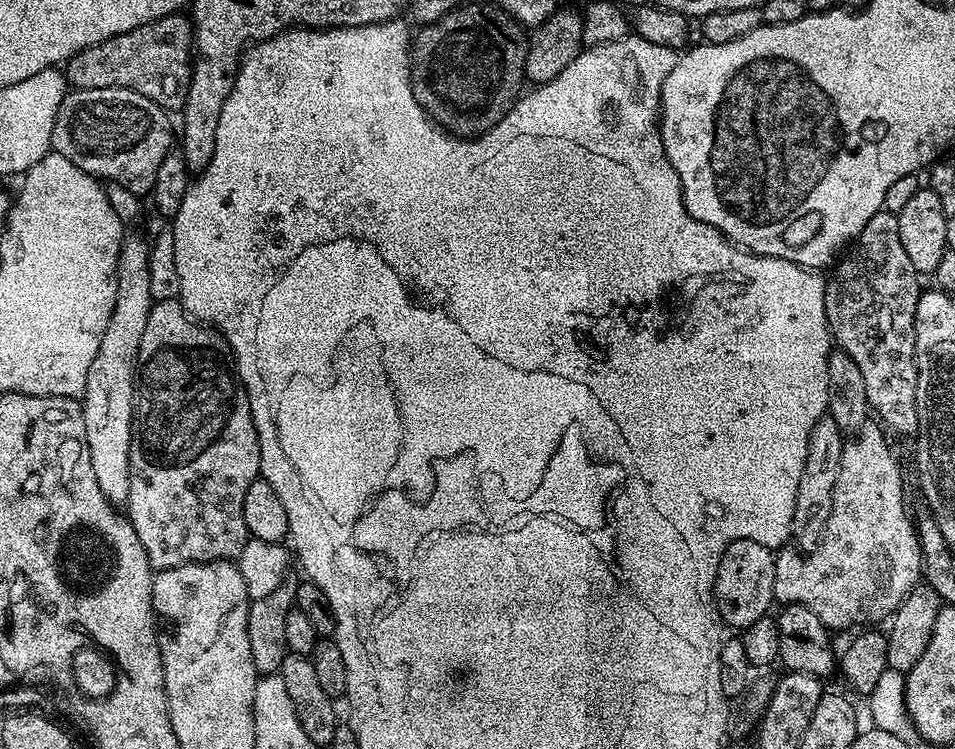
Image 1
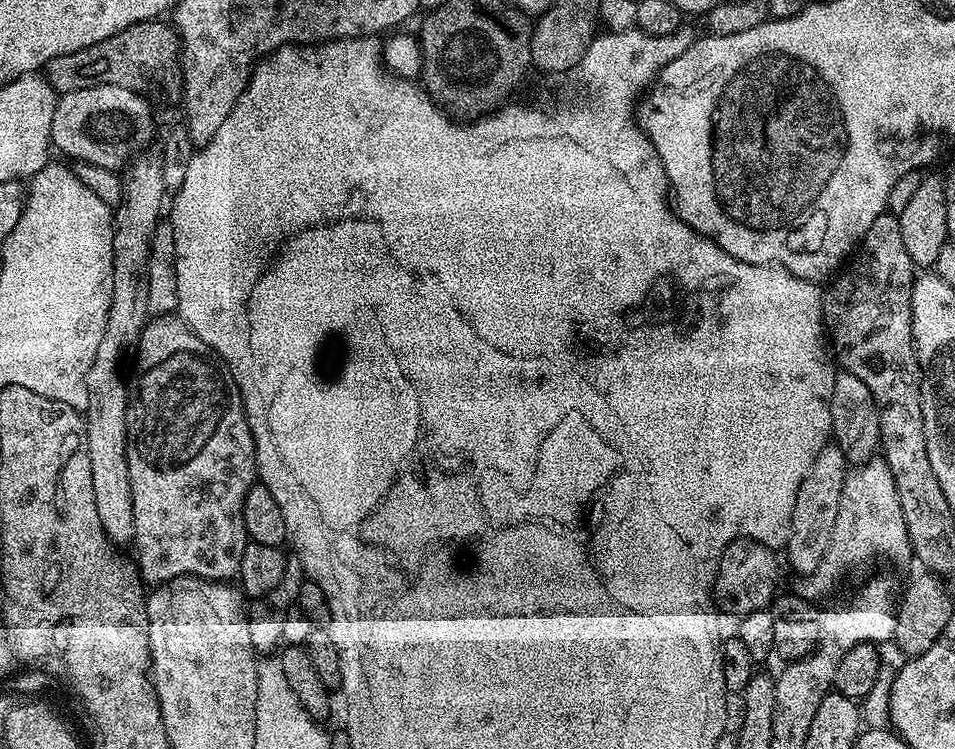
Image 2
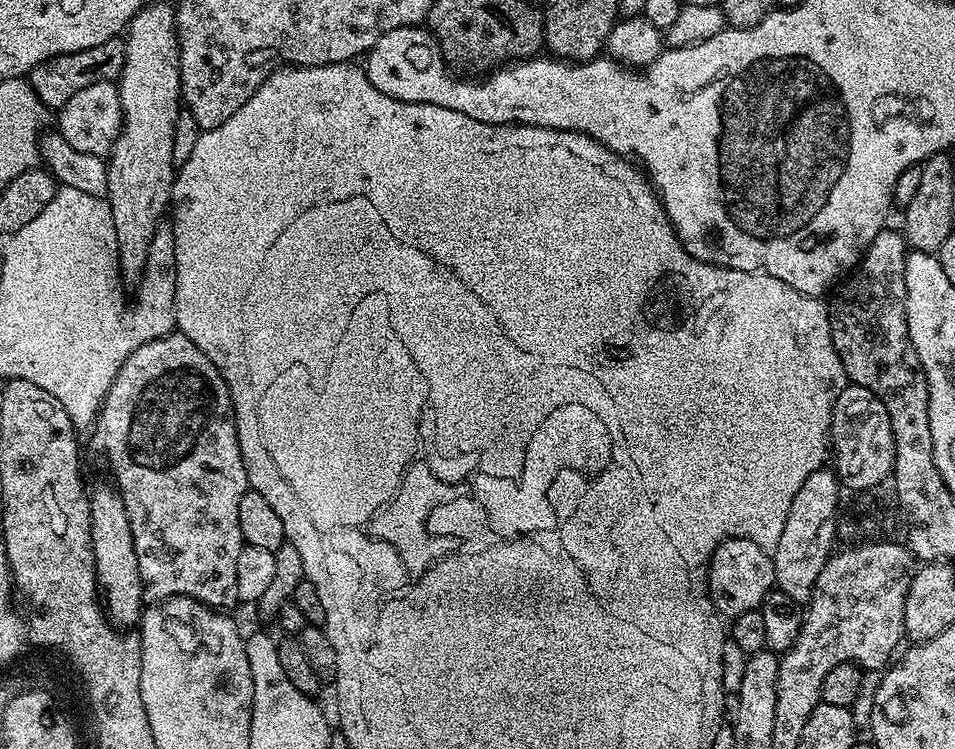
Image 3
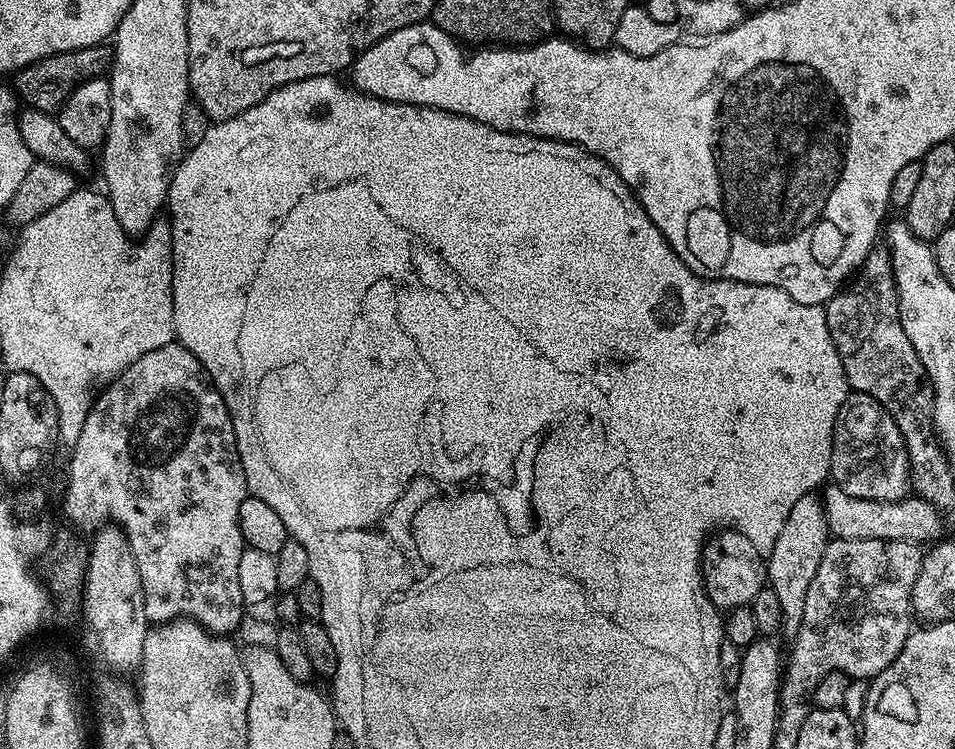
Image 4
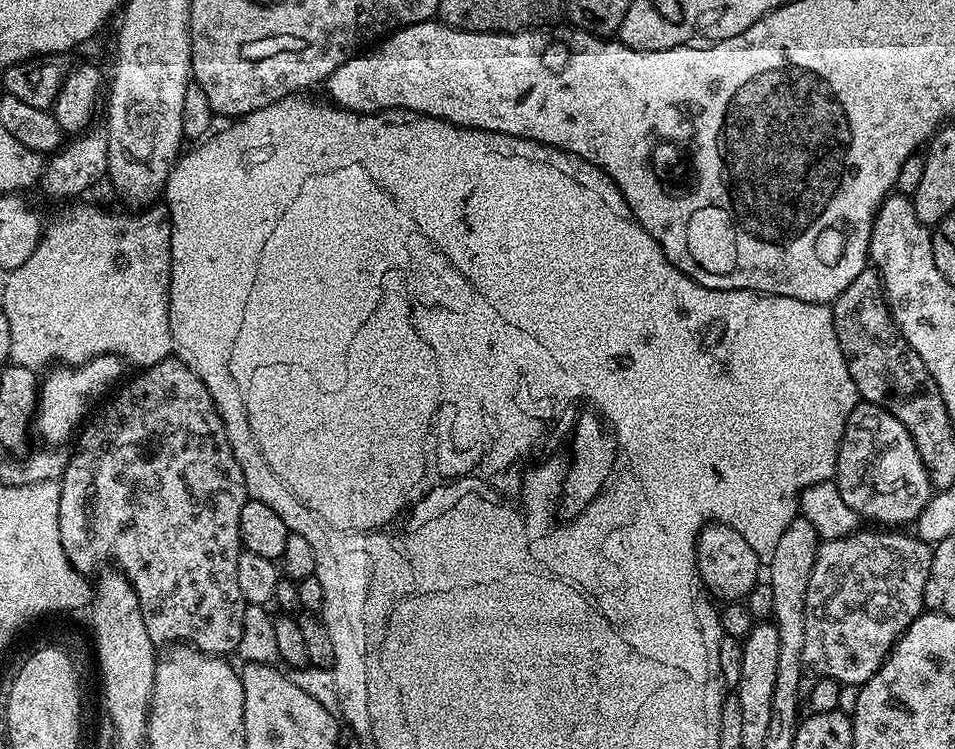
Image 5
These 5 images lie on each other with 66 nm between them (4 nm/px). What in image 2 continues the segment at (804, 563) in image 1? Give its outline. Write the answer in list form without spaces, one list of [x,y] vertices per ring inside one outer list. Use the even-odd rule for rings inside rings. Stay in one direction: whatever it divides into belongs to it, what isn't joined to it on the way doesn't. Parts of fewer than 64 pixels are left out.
[[[873,458],[849,471],[844,483],[844,497],[838,502],[838,518],[834,518],[834,530],[830,534],[830,546],[818,562],[818,570],[803,581],[803,595],[808,598],[812,596],[824,596],[840,580],[843,572],[851,568],[860,568],[871,560],[885,560],[888,564],[904,564],[913,559],[910,538],[906,534],[906,518],[902,518],[902,506],[898,502],[898,490],[894,486],[892,472],[883,458]]]

